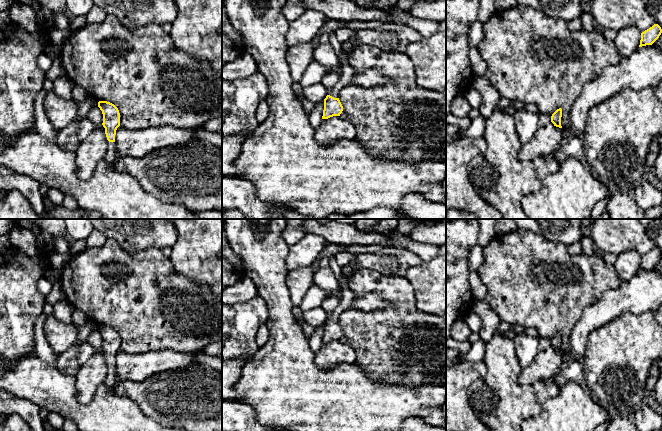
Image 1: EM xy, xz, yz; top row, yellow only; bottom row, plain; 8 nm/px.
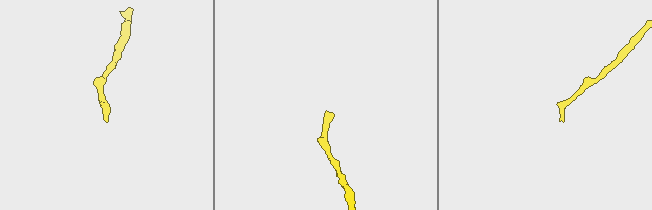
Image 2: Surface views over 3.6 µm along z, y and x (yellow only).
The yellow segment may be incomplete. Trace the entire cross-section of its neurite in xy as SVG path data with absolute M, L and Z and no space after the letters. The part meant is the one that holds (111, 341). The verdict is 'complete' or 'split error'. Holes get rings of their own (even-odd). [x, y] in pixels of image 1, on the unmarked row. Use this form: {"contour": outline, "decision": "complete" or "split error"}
{"contour": "M99 325L98 331L103 338L103 351L105 352L105 358L109 365L108 375L105 379L105 386L112 389L118 382L116 374L115 359L116 354L120 350L120 337L118 332L107 325Z", "decision": "split error"}

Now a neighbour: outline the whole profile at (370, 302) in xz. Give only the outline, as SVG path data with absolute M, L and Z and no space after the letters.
M369 293L359 298L354 297L351 308L360 309L364 312L372 312L387 307L389 303L376 293Z

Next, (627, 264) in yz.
M634 250L617 254L614 267L621 282L630 281L639 272L641 257Z

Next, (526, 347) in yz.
M515 335L513 337L515 355L521 368L529 366L539 353L539 339L528 335Z

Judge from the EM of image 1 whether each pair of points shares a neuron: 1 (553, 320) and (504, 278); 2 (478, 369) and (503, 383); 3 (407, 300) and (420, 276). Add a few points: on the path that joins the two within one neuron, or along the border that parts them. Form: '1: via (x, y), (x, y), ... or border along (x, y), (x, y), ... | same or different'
1: via (541, 308), (516, 283) | same
2: border along (483, 360), (486, 374), (476, 380), (469, 390) | different
3: border along (404, 277), (413, 288), (415, 307), (422, 311) | different

